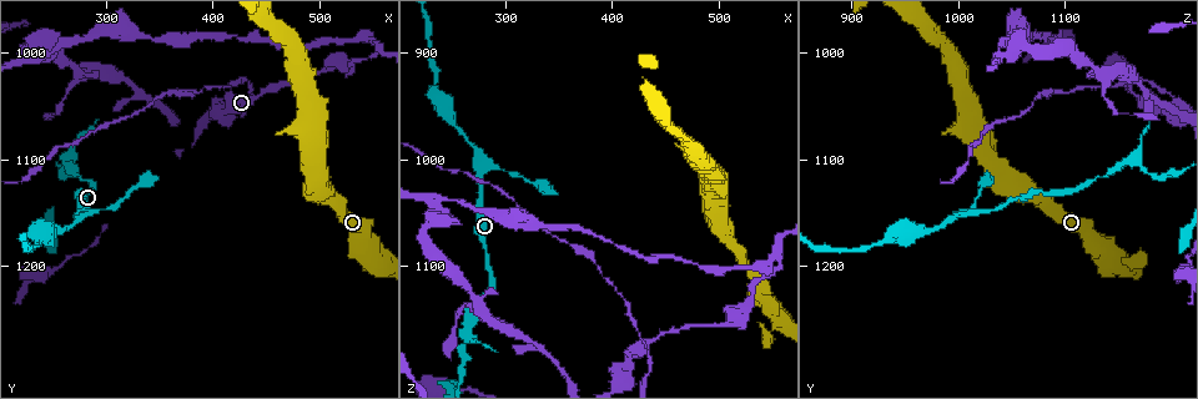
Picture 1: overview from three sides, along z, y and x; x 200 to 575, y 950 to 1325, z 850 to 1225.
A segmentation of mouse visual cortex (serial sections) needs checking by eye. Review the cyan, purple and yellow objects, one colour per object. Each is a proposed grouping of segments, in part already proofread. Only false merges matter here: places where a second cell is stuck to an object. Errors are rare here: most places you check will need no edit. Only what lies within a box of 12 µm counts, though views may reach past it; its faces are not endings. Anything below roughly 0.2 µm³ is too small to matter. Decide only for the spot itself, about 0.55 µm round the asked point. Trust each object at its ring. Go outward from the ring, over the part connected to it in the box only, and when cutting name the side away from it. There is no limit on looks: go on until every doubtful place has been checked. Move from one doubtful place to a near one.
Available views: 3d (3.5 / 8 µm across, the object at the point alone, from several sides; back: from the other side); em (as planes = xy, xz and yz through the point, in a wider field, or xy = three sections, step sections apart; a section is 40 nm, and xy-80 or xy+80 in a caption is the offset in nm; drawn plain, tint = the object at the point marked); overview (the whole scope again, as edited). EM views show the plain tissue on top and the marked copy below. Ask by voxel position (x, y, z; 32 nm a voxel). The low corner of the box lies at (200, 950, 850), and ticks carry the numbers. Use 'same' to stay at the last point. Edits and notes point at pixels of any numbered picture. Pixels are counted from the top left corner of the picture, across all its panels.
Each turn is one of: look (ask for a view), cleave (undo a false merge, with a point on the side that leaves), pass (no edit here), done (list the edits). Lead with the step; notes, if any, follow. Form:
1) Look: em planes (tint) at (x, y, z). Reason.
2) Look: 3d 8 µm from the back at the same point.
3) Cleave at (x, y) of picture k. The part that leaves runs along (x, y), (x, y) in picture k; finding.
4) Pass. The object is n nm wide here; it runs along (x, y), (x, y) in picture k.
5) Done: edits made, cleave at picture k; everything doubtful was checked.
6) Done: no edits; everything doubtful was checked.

Look: 3d 3.5 µm at (530, 1018, 1136). Sudden change in width.

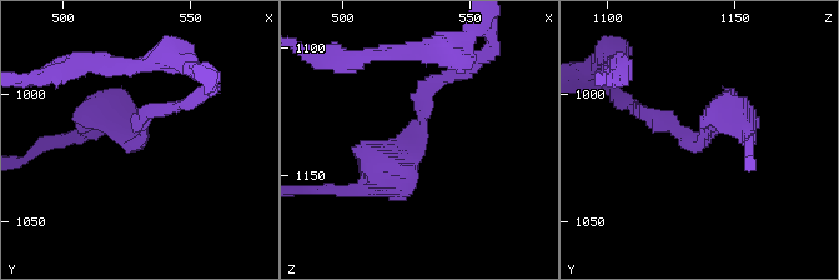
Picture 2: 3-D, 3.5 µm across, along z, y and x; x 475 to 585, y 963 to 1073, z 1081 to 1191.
Look: em xy step 3 (tint) at (529, 1017, 1138). The arms are 150, 300 nm wide; shape alone is not enough.

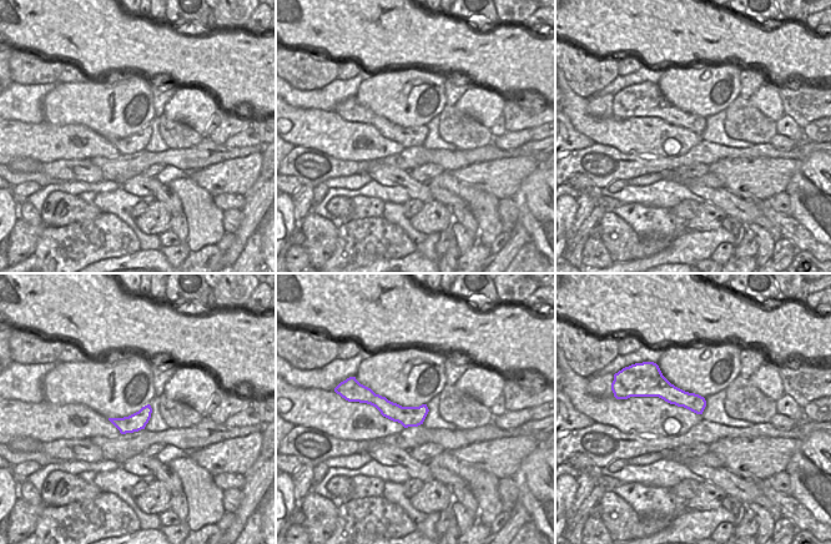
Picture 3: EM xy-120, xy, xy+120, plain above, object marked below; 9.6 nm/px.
Pass. It runs along (366, 393), (397, 413), (424, 411) in picture 3; continuous, no second cell.

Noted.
Look: 3d 3.5 µm at (554, 992, 1092).

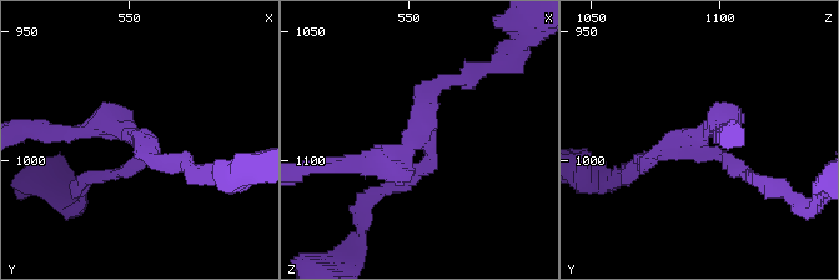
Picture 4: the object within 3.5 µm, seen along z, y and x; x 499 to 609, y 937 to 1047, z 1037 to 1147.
Look: em planes (tint) at (555, 993, 1091). 3 arms meet here; the arms are 150, 200, 250 nm wide; shape alone is not enough.

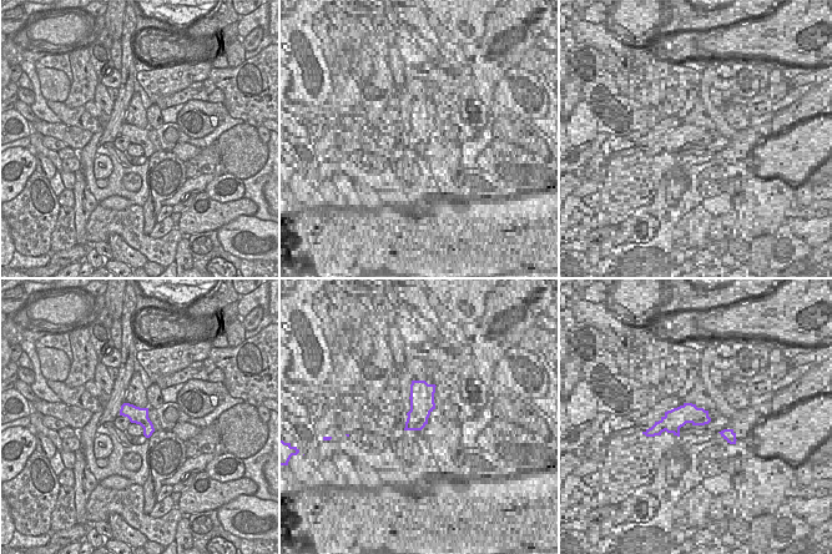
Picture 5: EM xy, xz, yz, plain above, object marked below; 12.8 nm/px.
Look: em xy step 5 (tint) at the same point.

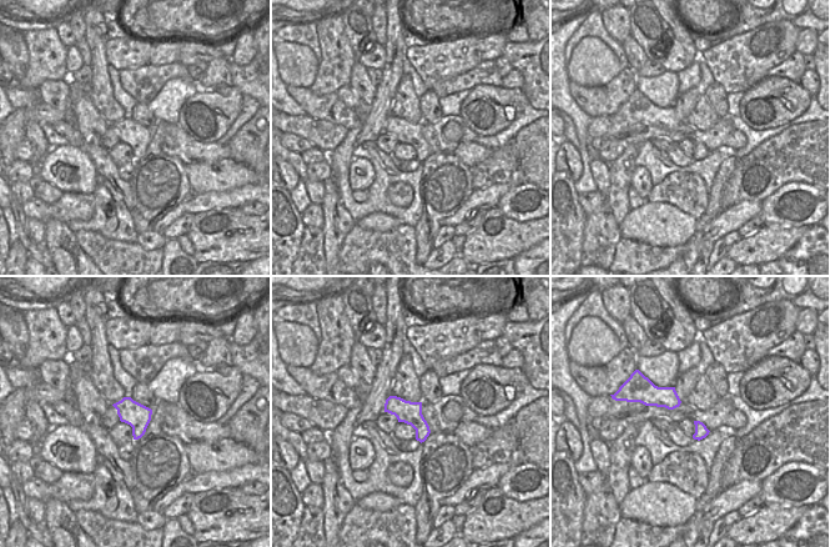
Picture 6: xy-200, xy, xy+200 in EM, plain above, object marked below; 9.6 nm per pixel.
Pass. It runs along (110, 176), (149, 149), (115, 126), (69, 134) in picture 4; continuous, no second cell.

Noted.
Look: 3d 8 µm at (238, 1002, 1042). Three-way junction.

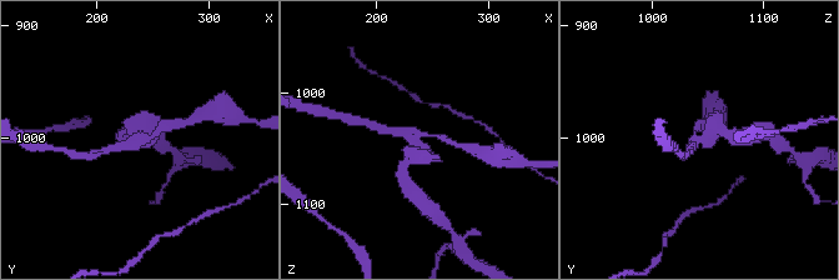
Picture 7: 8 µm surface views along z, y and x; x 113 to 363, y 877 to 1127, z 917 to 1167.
Look: 3d 3.5 µm at (238, 1002, 1038).

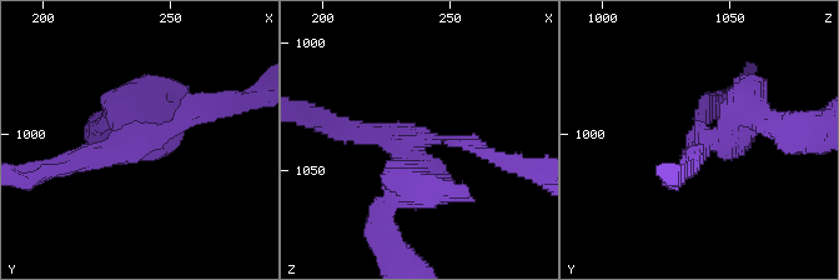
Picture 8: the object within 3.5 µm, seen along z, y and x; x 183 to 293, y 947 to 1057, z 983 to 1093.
Cleave at (386, 203) of picture 8. The part that leaves runs along (408, 159), (381, 208), (397, 255) in picture 8; a second cell is stuck on.

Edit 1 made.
Done: edits made, cleave at picture 8; everything doubtful was checked.

